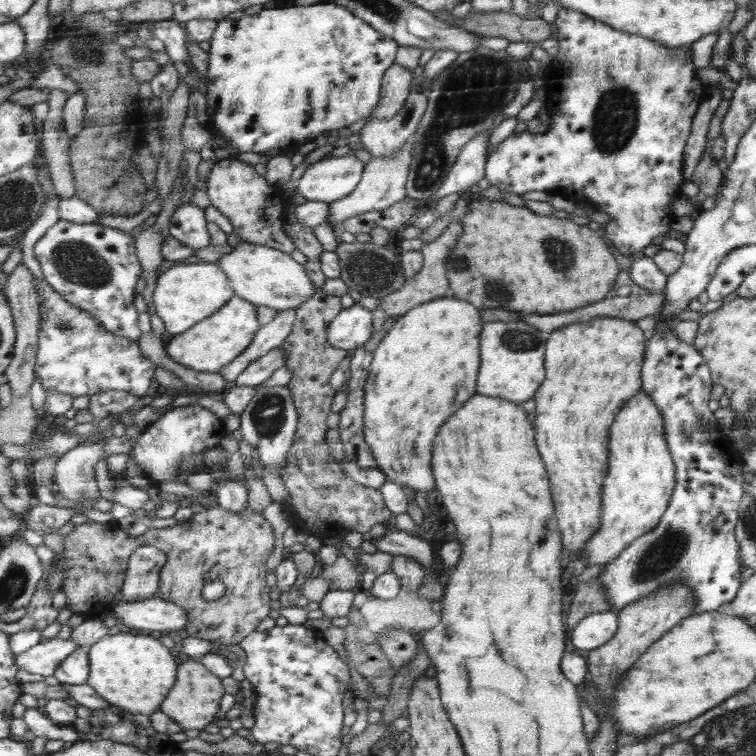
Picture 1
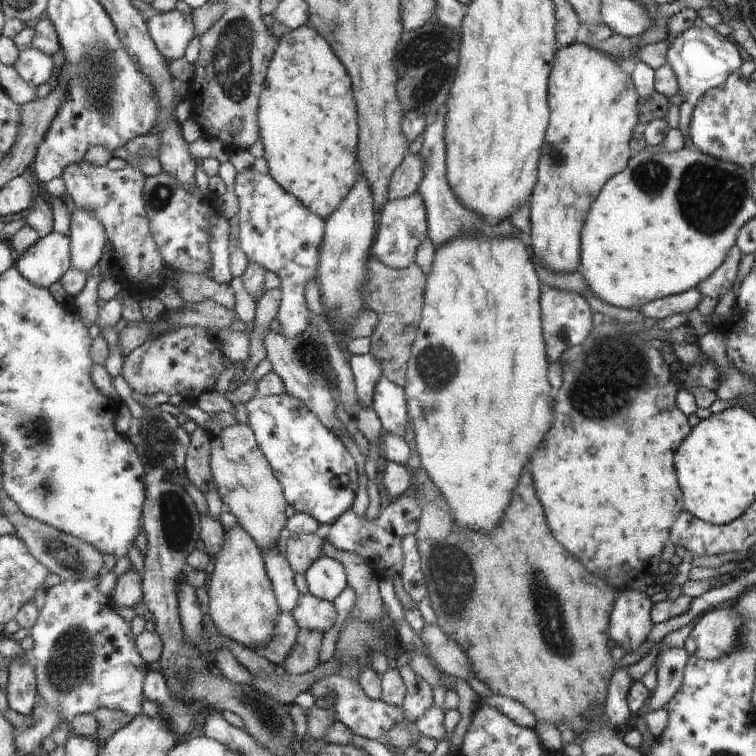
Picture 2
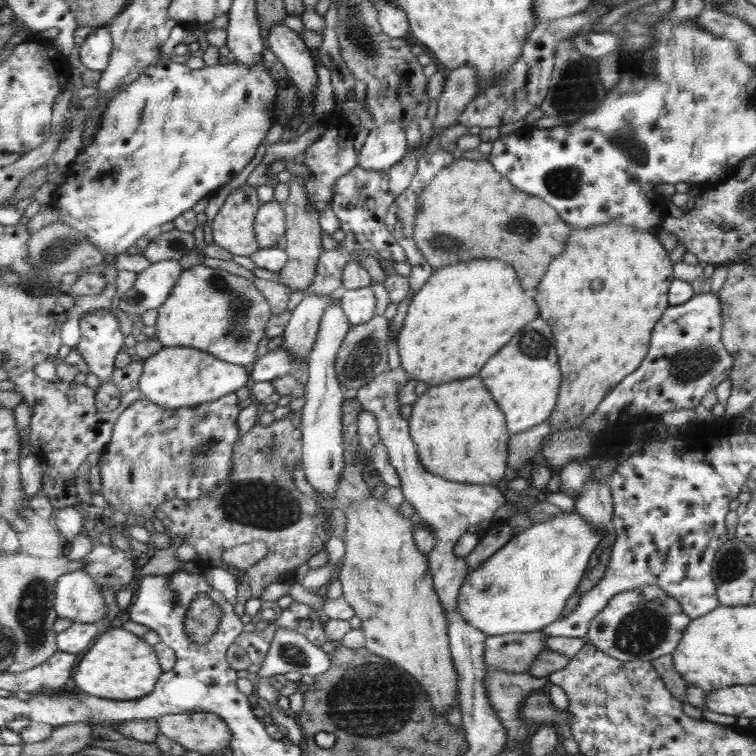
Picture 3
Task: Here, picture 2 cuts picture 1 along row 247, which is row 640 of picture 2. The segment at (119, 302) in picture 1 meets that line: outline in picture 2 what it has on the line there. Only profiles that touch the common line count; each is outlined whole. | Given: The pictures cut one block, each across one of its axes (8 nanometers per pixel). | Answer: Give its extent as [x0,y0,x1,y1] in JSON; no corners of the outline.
[16,577,151,754]

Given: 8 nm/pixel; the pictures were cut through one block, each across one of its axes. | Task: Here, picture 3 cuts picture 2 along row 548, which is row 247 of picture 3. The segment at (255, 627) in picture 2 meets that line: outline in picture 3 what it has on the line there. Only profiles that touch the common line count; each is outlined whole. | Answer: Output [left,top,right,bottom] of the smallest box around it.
[213,185,260,256]

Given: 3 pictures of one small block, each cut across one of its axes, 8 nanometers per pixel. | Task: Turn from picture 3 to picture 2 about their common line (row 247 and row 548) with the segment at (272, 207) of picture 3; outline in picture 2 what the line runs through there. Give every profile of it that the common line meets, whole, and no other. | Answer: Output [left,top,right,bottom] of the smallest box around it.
[212,422,286,553]

